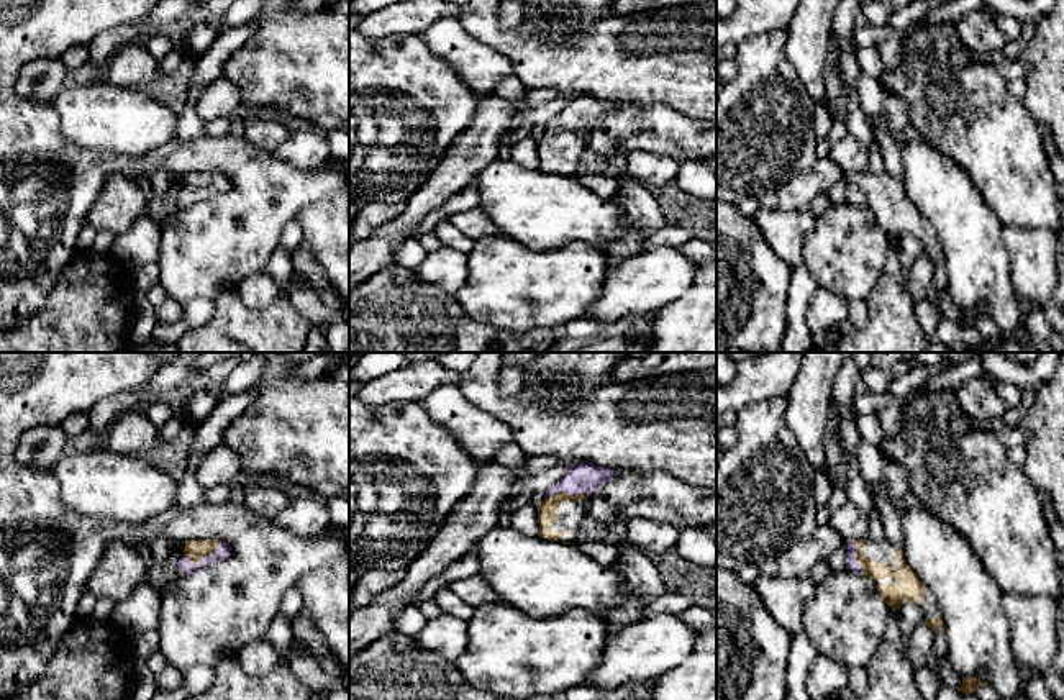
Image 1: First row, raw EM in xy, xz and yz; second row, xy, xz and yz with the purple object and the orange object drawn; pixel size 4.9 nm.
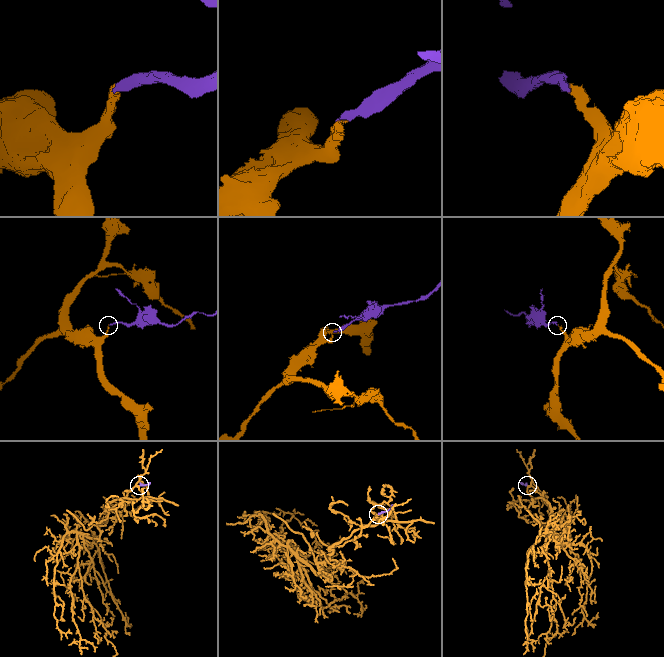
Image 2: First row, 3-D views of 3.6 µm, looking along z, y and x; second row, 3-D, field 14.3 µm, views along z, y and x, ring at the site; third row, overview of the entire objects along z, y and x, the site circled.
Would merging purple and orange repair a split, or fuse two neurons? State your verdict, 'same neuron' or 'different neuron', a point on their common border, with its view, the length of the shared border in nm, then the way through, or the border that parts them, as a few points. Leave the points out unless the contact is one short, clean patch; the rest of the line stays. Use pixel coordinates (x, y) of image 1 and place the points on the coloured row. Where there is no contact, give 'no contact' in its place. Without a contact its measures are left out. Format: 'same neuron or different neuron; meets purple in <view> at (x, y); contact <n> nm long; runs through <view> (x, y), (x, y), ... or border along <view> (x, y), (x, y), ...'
same neuron; meets purple in xy at (202, 556); contact 200 nm long; runs through xy (223, 551), (202, 556), (194, 550)

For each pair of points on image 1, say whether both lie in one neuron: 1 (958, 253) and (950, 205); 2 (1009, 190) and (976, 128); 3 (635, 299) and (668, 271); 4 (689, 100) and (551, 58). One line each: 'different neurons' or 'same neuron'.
1: same neuron
2: same neuron
3: same neuron
4: same neuron

